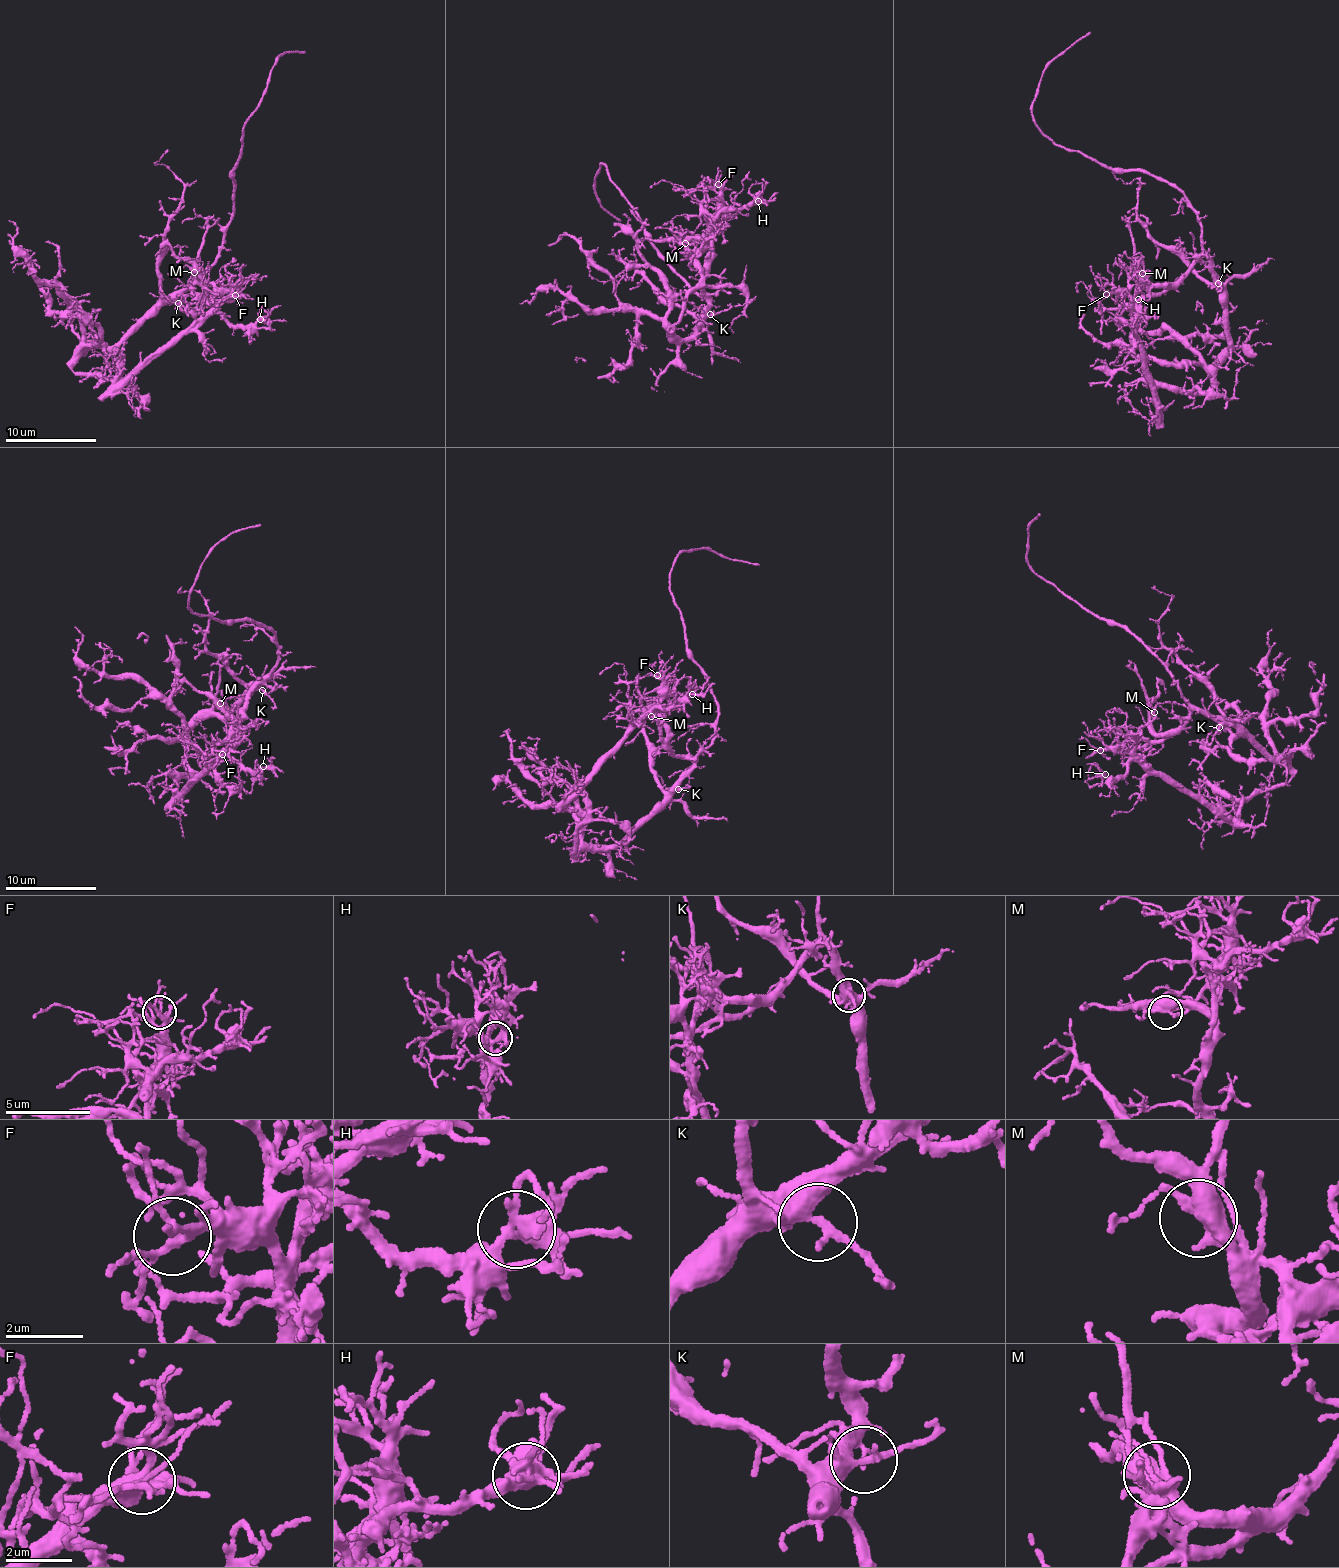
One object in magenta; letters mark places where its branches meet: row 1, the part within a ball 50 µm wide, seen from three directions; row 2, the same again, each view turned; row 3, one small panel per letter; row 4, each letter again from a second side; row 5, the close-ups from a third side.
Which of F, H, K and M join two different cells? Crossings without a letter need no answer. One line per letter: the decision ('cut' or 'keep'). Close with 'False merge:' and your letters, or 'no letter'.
F: keep
H: keep
K: keep
M: cut
False merge: M

